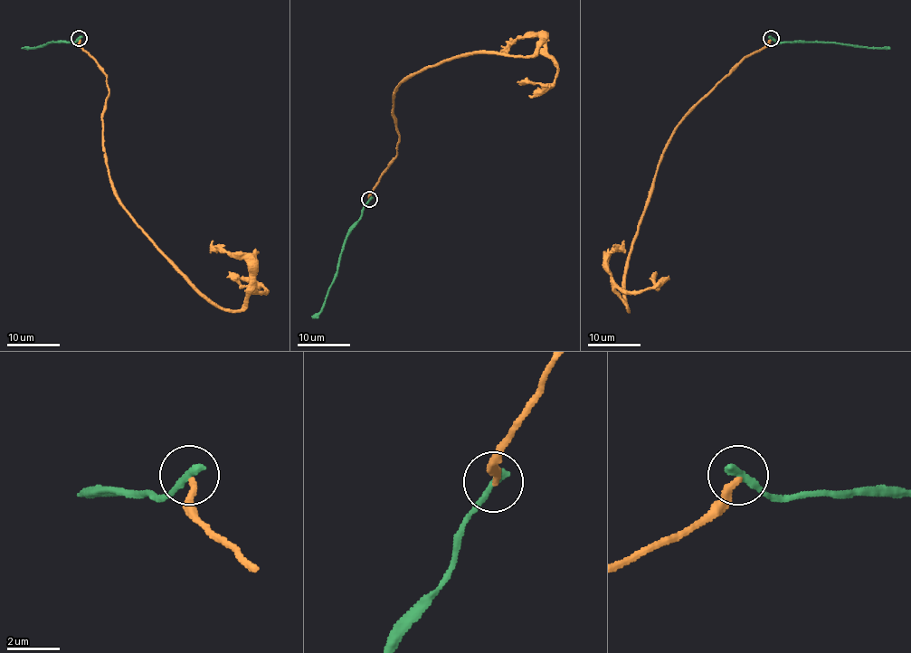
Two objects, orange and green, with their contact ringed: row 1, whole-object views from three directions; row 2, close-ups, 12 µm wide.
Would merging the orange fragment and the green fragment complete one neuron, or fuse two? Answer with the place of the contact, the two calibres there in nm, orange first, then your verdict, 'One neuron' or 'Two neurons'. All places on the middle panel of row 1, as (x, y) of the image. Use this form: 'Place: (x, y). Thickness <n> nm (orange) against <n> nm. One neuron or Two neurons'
Place: (369, 199). Thickness 260 nm (orange) against 360 nm. Two neurons

